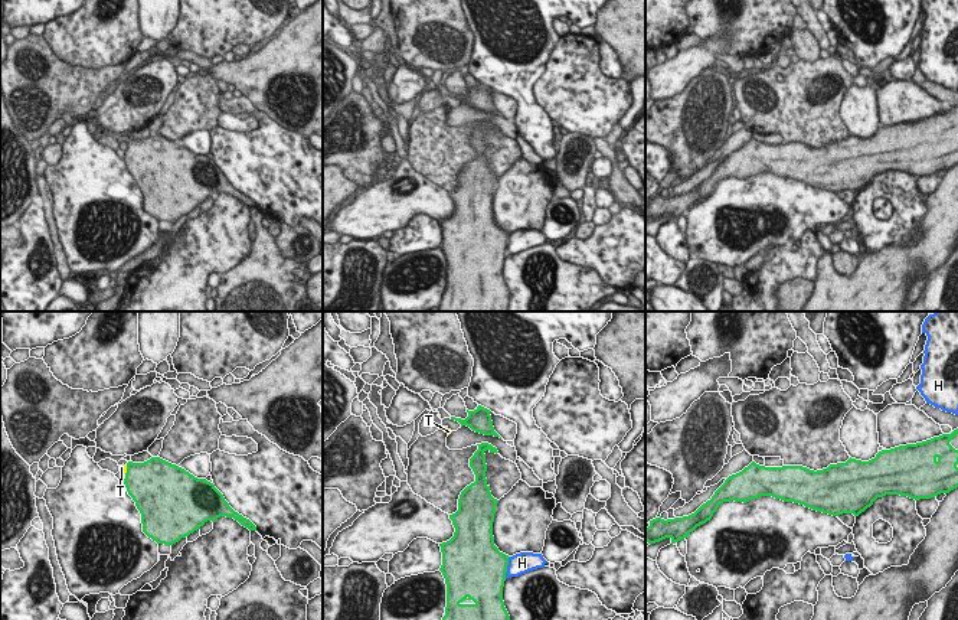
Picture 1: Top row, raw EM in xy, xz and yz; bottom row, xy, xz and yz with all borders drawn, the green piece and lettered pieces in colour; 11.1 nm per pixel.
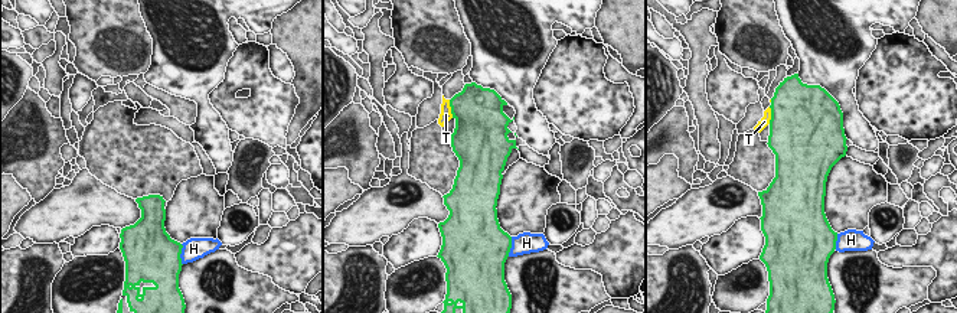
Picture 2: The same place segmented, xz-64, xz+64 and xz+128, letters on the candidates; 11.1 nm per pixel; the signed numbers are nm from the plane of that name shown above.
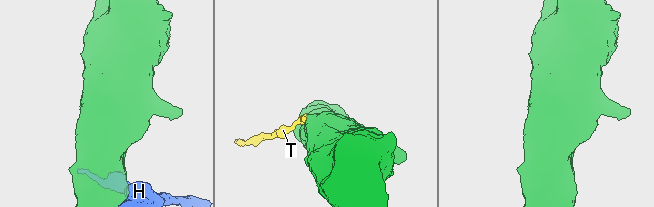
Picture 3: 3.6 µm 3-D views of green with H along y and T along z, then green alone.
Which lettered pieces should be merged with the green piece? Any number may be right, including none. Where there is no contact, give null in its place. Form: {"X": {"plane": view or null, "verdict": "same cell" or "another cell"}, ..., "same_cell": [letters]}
{"H": {"plane": "xz", "verdict": "another cell"}, "T": {"plane": "xy", "verdict": "another cell"}, "same_cell": []}

